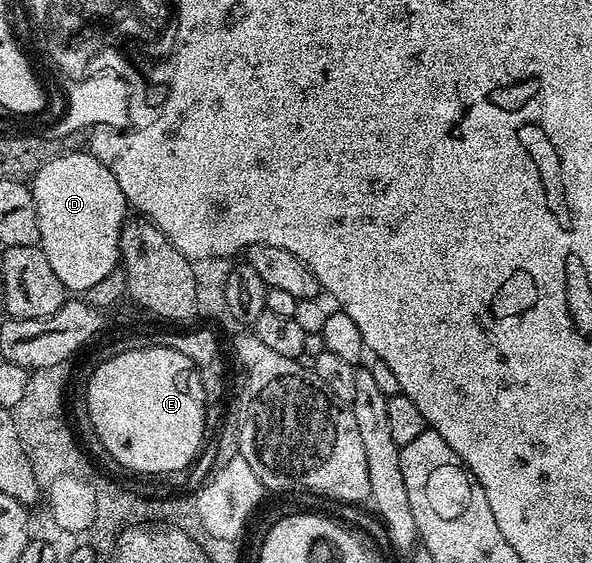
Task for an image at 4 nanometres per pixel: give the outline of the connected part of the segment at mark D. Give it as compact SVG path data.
M90 152L76 154L59 154L49 164L45 164L37 171L30 183L33 200L37 204L37 220L39 221L39 244L45 252L45 260L61 280L61 284L69 292L86 292L93 288L109 272L113 272L120 265L119 237L121 228L129 214L127 198L121 192L121 184L113 180L113 172L101 164Z

